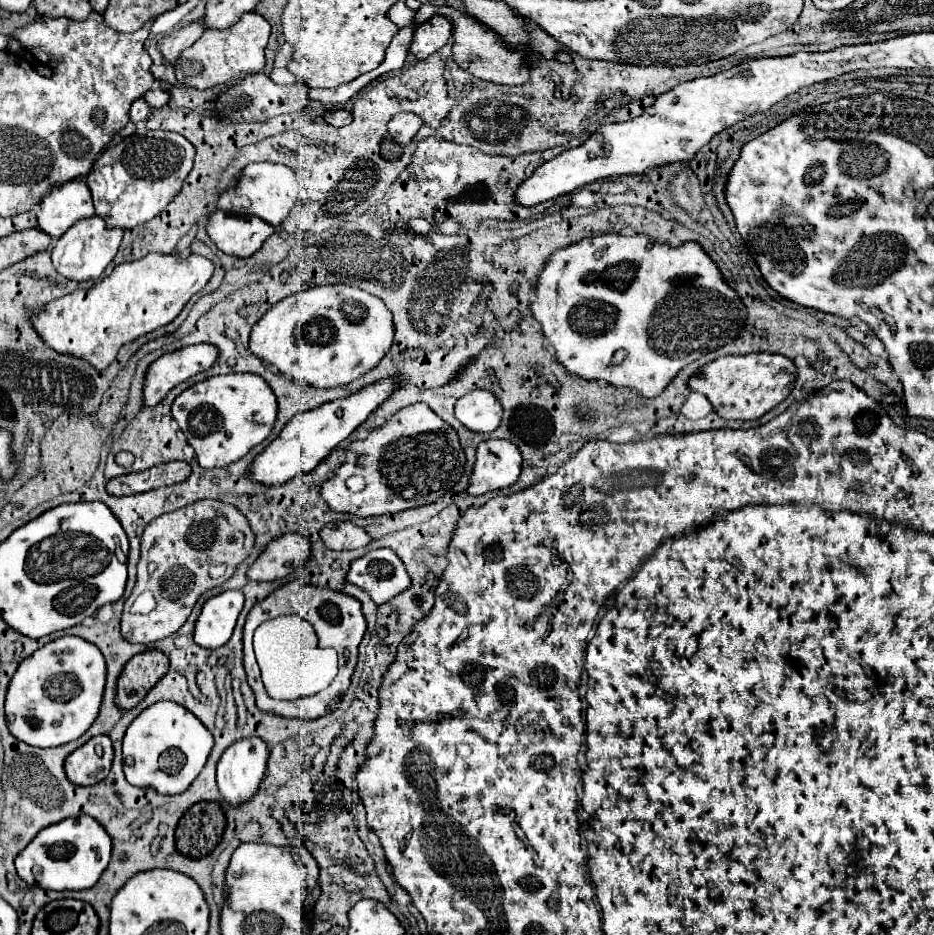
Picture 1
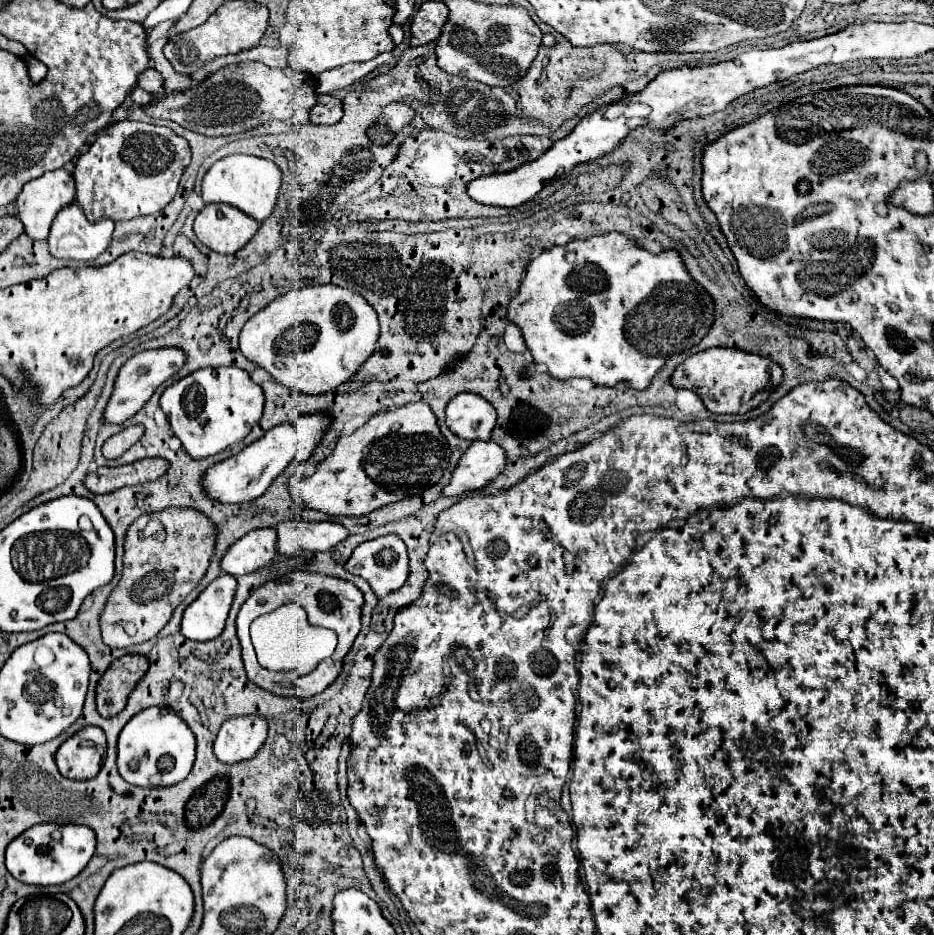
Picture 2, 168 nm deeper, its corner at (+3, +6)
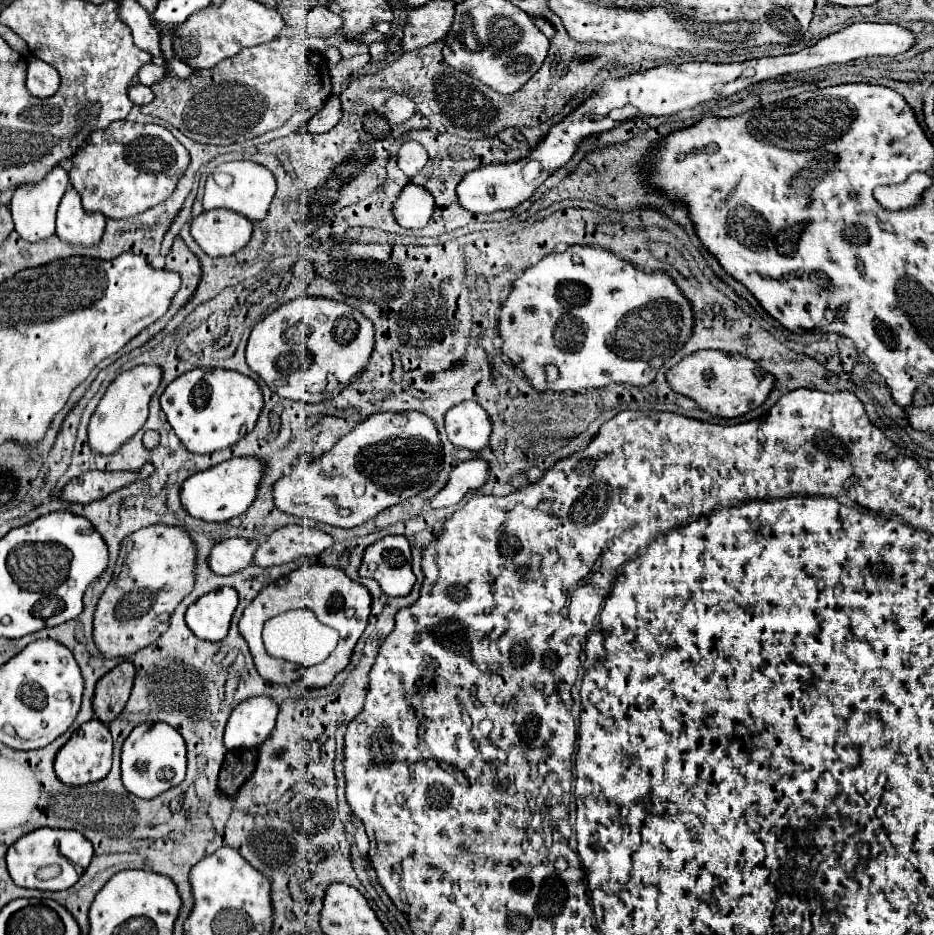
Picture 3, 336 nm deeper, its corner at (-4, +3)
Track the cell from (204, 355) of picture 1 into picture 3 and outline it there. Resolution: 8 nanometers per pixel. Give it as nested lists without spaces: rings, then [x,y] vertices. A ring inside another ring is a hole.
[[[135,366],[123,374],[119,374],[109,388],[105,390],[99,406],[95,408],[89,428],[87,428],[87,442],[93,454],[115,454],[129,438],[133,438],[147,420],[147,404],[151,394],[157,390],[161,382],[161,368],[159,366]]]

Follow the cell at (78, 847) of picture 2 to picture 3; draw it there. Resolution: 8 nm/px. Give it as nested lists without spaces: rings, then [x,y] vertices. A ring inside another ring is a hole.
[[[39,828],[39,830],[29,832],[27,836],[19,838],[15,844],[11,844],[11,848],[7,850],[7,870],[13,878],[13,882],[21,888],[59,892],[59,890],[71,888],[81,878],[81,874],[89,866],[91,858],[93,858],[93,846],[83,834],[73,832],[73,830]],[[47,866],[59,866],[61,872],[55,878],[47,878],[47,880],[37,878],[37,872]]]

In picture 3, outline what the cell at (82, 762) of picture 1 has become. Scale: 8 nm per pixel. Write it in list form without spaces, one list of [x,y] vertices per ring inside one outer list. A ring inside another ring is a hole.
[[[99,720],[85,722],[79,730],[75,730],[69,742],[55,756],[55,774],[63,784],[83,786],[97,780],[103,780],[111,770],[111,732],[107,724]]]

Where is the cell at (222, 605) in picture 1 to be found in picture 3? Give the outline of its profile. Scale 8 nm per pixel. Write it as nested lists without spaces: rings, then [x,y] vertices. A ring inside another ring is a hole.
[[[219,588],[191,604],[185,612],[185,622],[197,638],[219,642],[227,636],[235,608],[237,592],[233,588]]]

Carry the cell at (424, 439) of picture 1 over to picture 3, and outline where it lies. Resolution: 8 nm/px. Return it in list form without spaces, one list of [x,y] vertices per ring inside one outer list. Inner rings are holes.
[[[377,412],[365,420],[361,420],[349,434],[339,438],[335,446],[325,452],[321,458],[307,462],[299,460],[297,466],[291,468],[289,474],[279,478],[273,484],[273,504],[293,516],[311,518],[315,522],[339,526],[339,528],[355,528],[369,518],[375,518],[381,510],[399,504],[437,480],[437,472],[441,470],[441,446],[439,434],[431,418],[421,412]]]

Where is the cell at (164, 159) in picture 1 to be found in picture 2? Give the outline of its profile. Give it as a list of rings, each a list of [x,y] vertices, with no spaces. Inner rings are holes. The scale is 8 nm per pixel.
[[[130,119],[120,121],[108,127],[108,131],[78,157],[74,169],[76,203],[92,223],[104,217],[120,221],[156,213],[174,199],[188,163],[188,141],[172,129]]]

